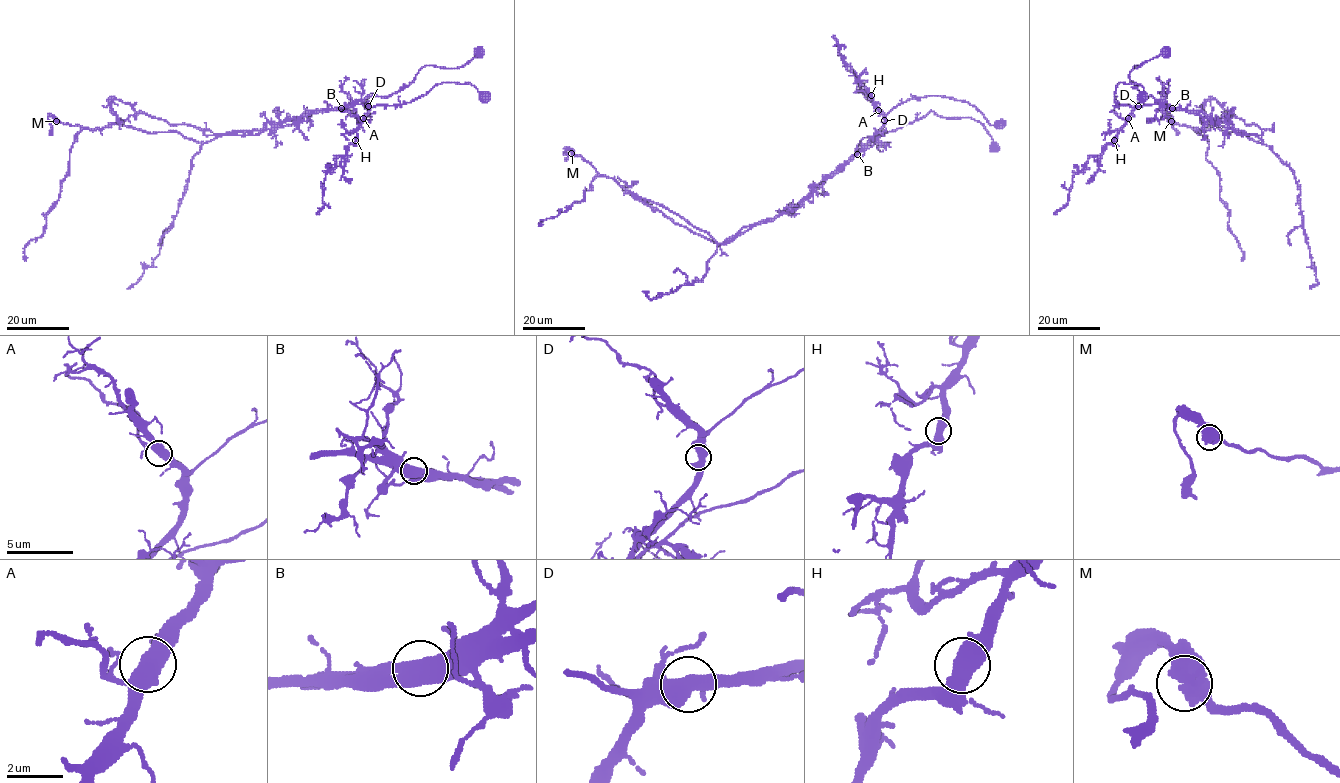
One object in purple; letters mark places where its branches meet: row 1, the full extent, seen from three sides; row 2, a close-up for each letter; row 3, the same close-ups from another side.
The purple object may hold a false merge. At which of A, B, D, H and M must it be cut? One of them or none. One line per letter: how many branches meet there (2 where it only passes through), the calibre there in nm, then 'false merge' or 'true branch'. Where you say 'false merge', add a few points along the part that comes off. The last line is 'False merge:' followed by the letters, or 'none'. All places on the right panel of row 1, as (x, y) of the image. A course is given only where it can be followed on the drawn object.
A: 3 branches meet; 500 nm thick; true branch
B: 2 branches meet; 600 nm thick; false merge; foreign part runs (1172, 108), (1201, 110), (1244, 132), (1261, 135), (1262, 131), (1226, 113), (1212, 98), (1204, 103), (1201, 129)
D: 2 branches meet; 600 nm thick; true branch
H: 2 branches meet; 550 nm thick; true branch
M: 2 branches meet; 650 nm thick; true branch
False merge: B

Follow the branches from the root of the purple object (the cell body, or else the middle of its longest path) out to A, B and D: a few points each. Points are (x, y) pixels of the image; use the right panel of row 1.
A: (1142, 97), (1142, 86), (1118, 83), (1114, 101), (1118, 105), (1132, 107), (1128, 118)
B: (1142, 97), (1143, 87), (1137, 83), (1118, 83), (1115, 88), (1114, 101), (1118, 105), (1163, 104), (1172, 108)
D: (1142, 97), (1143, 87), (1137, 83), (1118, 83), (1115, 88), (1114, 101), (1118, 105), (1138, 106)

